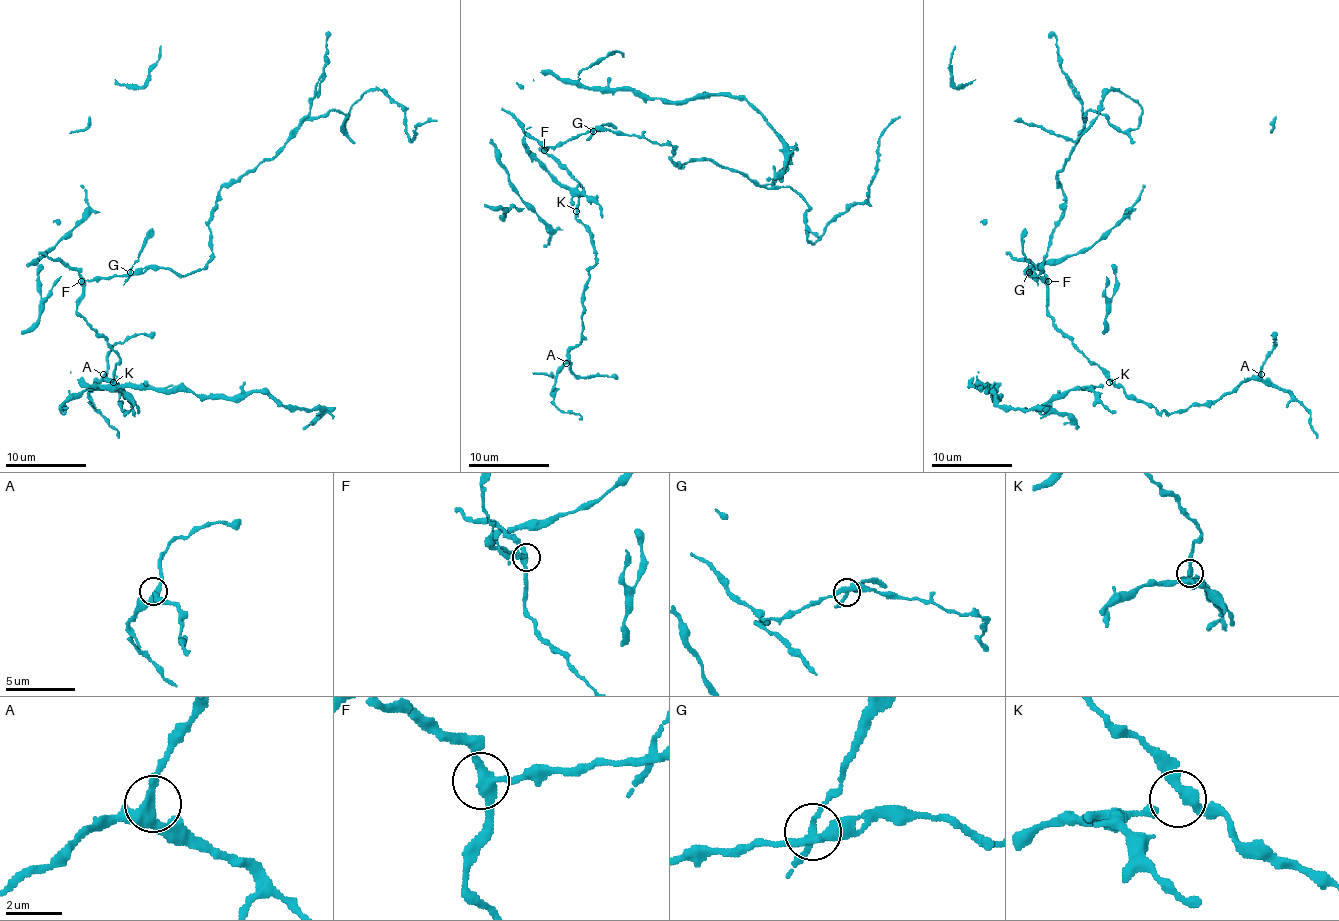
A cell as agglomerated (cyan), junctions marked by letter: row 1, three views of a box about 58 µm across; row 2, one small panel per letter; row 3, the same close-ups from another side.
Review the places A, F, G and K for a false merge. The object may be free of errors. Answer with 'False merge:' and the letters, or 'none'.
False merge: G

